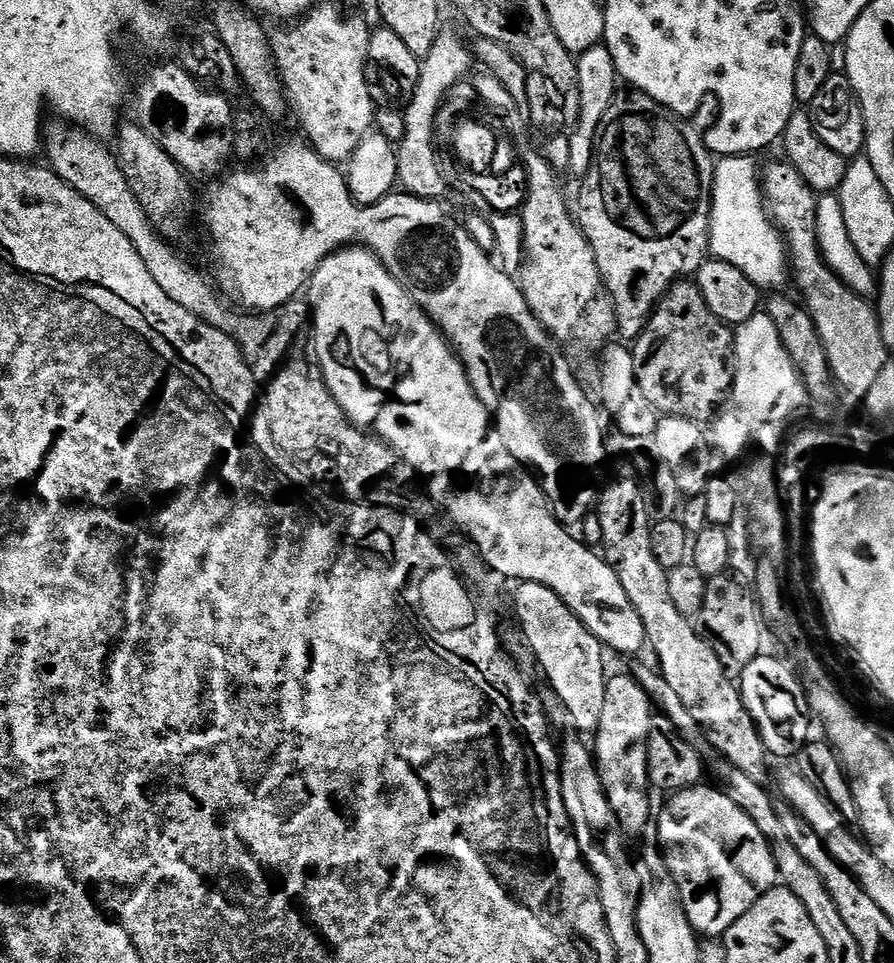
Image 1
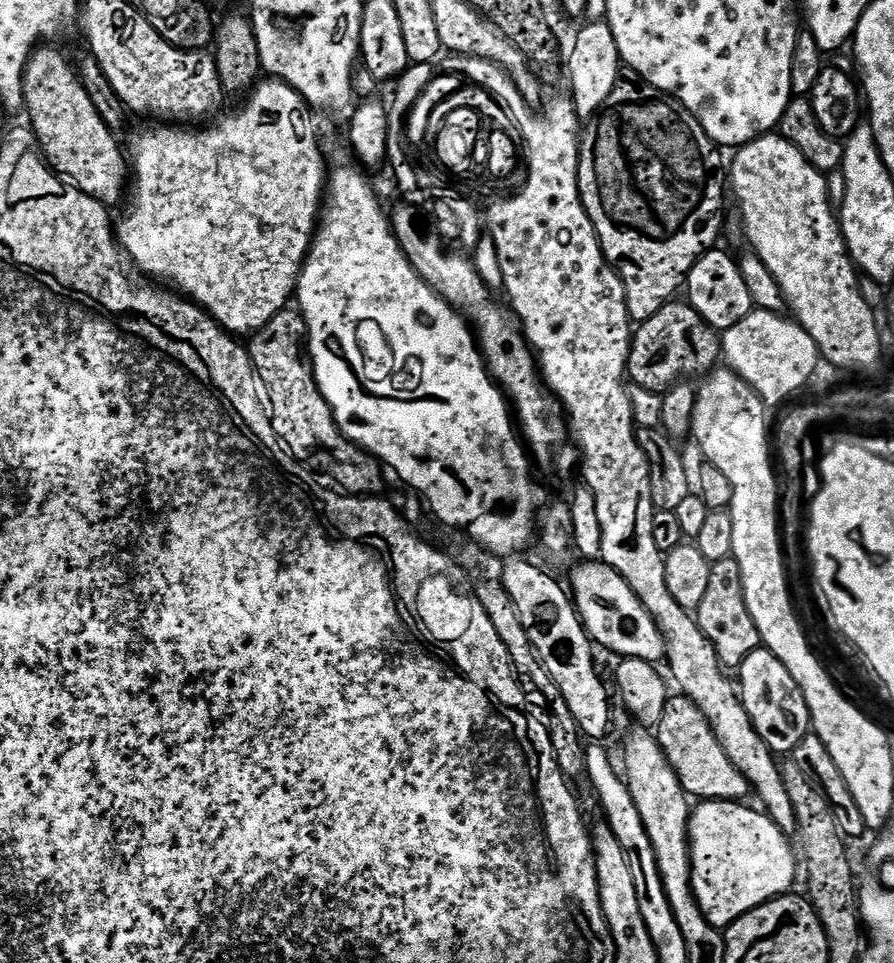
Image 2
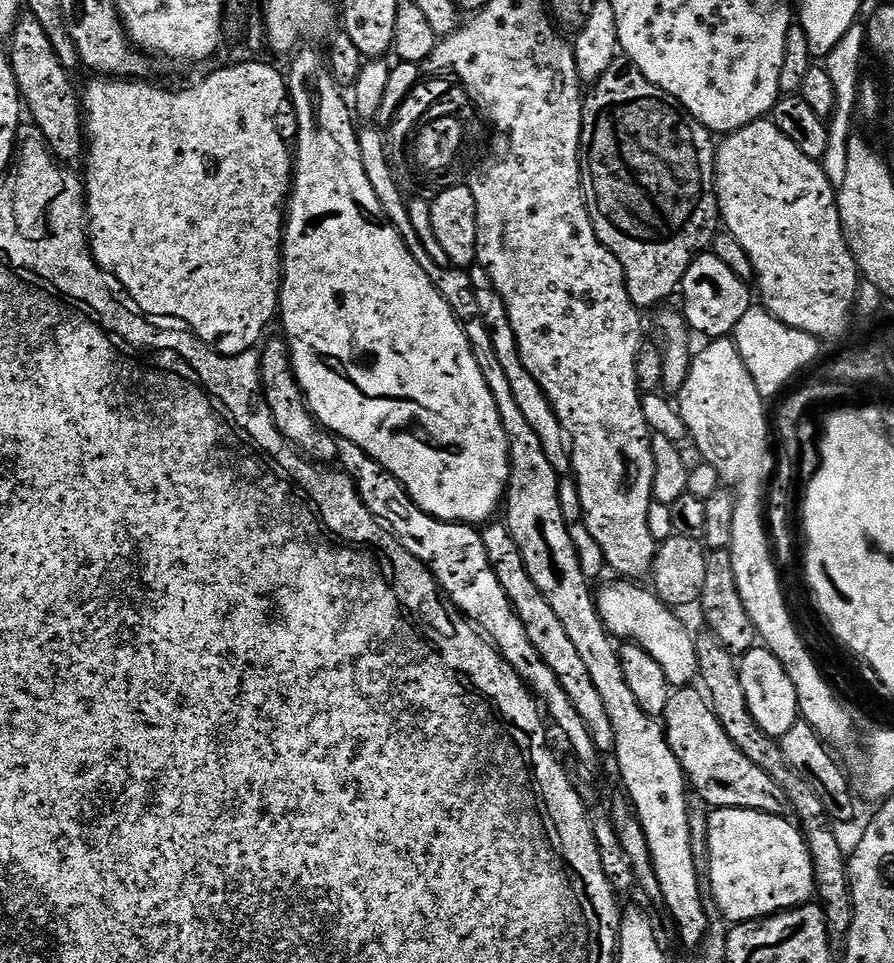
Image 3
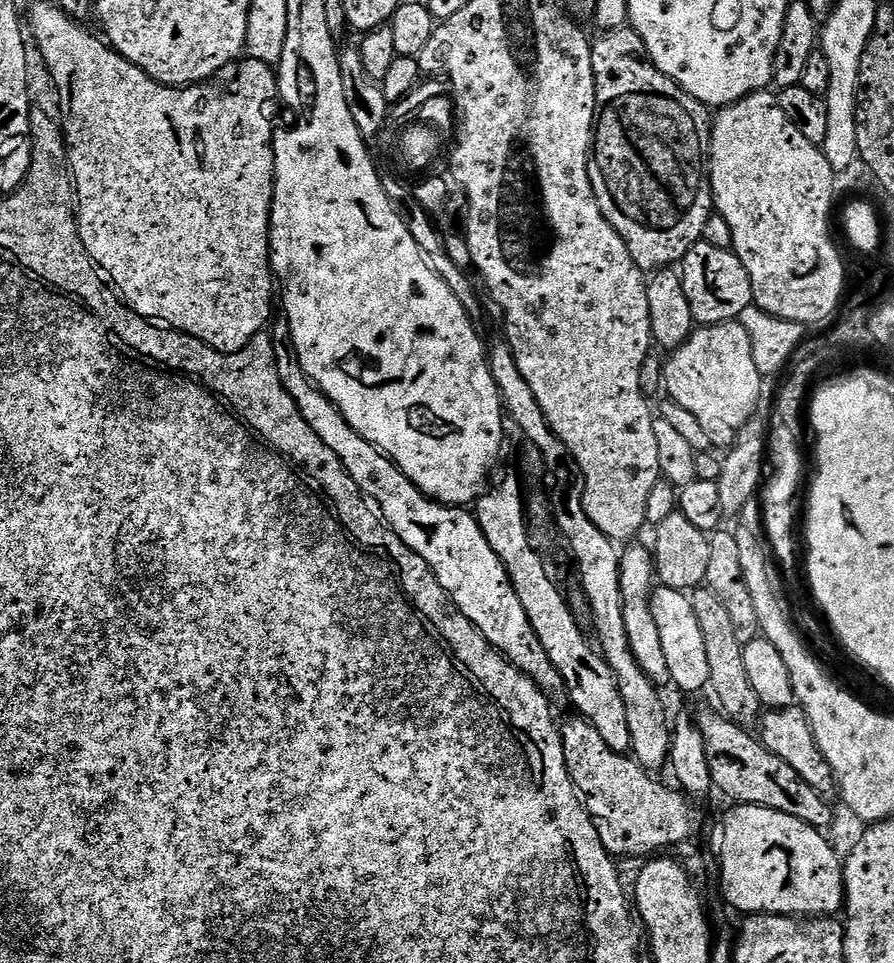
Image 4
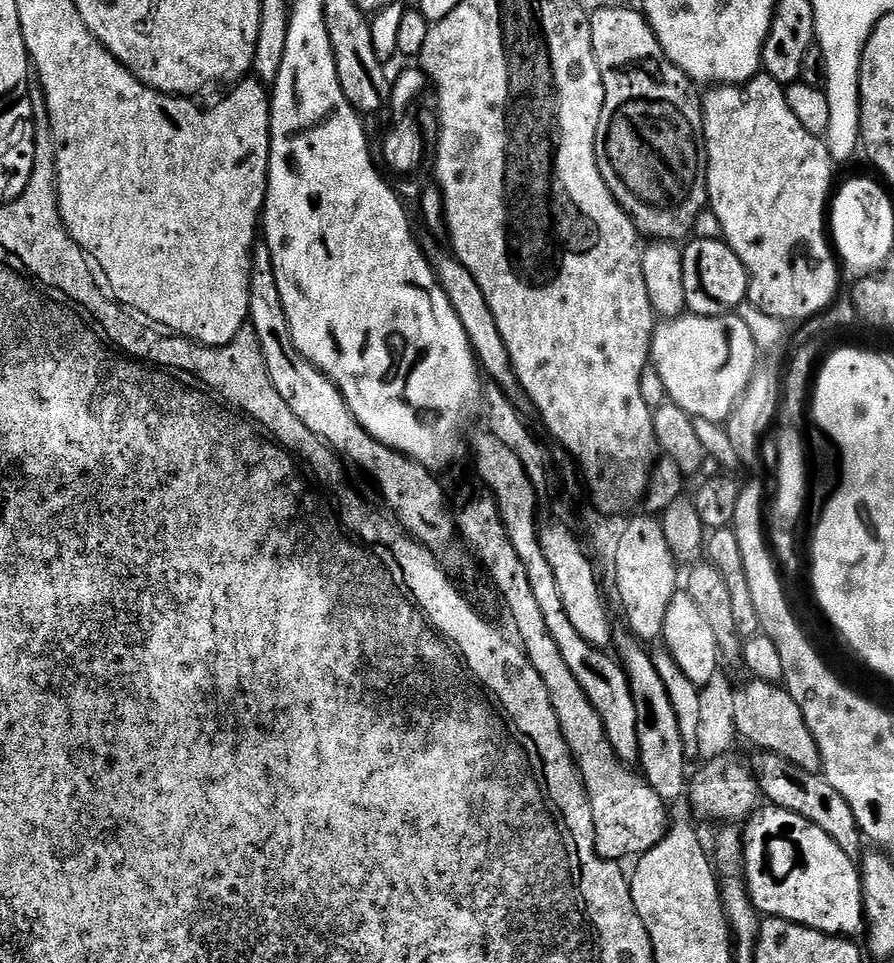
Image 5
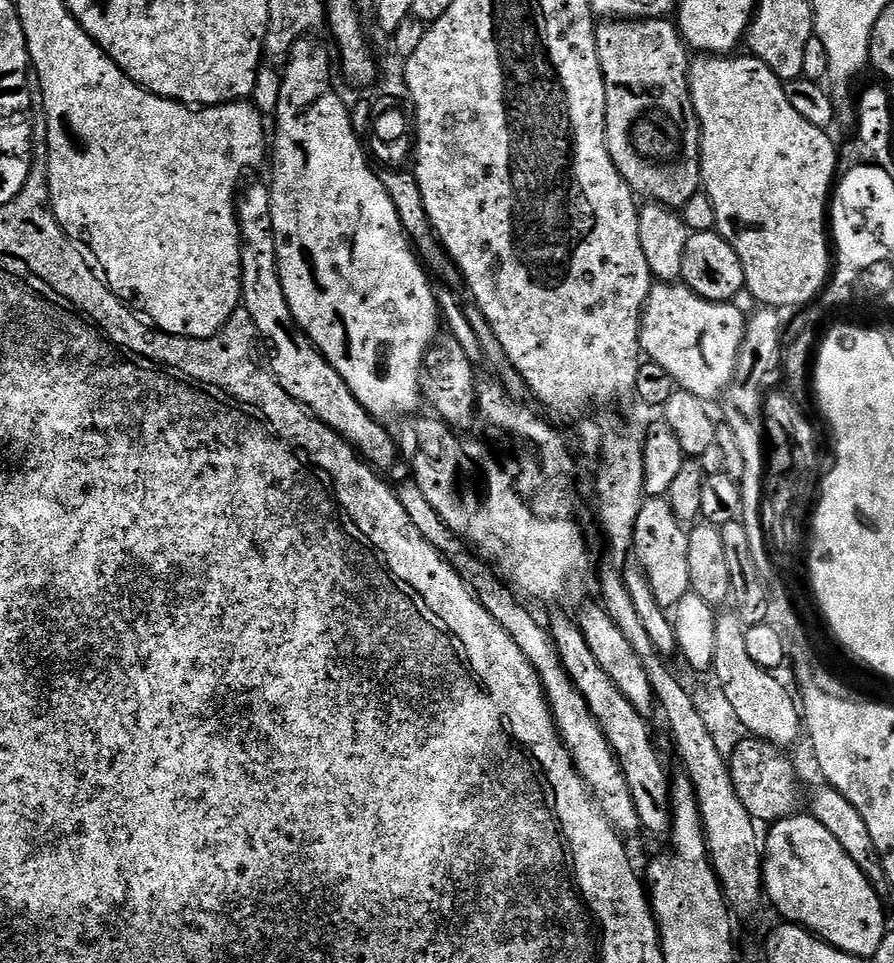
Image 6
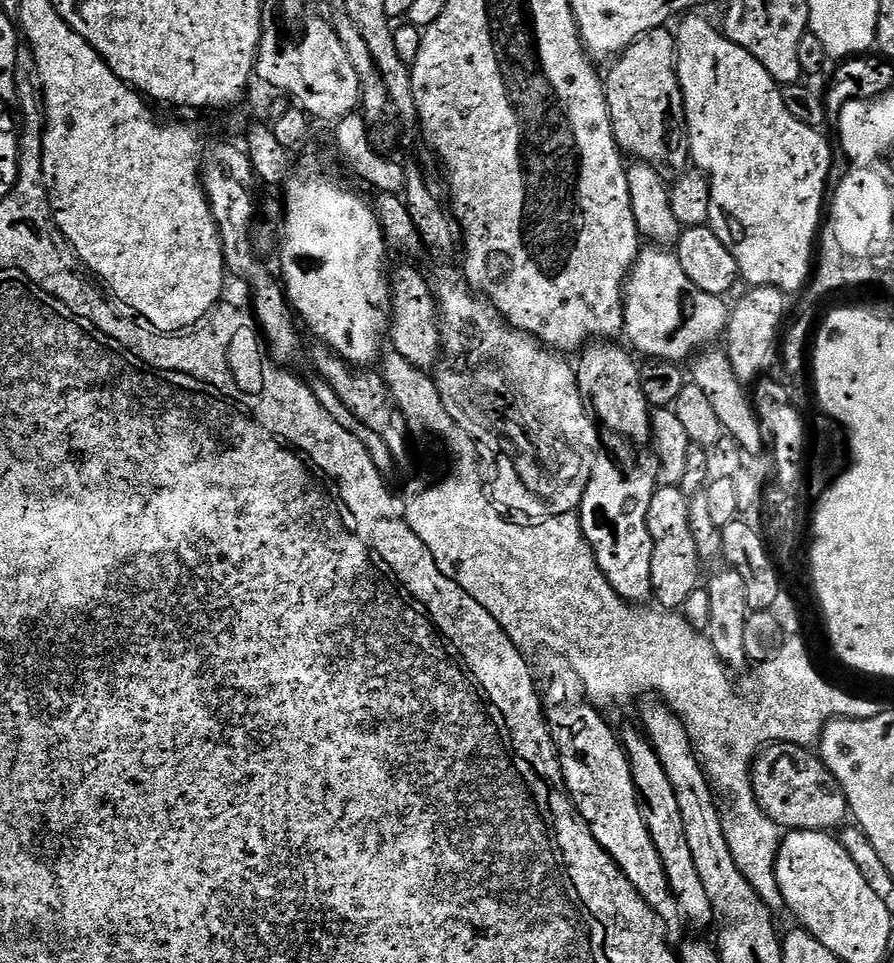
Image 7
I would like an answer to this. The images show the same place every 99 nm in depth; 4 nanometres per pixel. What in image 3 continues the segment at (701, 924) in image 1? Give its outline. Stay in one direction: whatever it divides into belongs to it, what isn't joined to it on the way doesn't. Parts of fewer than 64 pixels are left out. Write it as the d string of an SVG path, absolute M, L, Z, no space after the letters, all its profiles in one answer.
M717 808L706 820L708 826L708 858L706 880L712 883L712 896L725 916L725 921L743 922L773 916L790 908L799 908L817 895L815 867L804 833L784 816L772 816L749 808Z

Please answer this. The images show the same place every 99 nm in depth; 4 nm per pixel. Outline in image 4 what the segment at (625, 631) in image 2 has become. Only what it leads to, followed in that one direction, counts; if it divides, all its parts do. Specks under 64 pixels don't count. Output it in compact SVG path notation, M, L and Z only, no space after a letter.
M657 587L652 593L652 613L658 622L658 634L662 638L662 651L666 654L666 666L670 666L672 684L684 692L700 692L709 687L709 659L702 640L701 627L694 614L689 597L673 588Z

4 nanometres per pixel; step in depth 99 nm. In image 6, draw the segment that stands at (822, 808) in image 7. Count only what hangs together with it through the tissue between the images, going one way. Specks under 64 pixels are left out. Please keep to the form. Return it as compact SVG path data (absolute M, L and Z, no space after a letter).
M744 738L730 755L733 788L742 805L756 822L785 820L797 811L800 804L800 784L796 781L796 768L785 753L765 740Z

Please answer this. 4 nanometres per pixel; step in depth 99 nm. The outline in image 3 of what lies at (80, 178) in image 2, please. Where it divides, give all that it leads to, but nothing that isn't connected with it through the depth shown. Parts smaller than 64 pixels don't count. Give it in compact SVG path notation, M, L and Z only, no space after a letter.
M26 10L21 13L10 39L13 42L9 53L12 69L19 84L21 101L35 122L33 125L59 161L76 161L85 153L86 136L80 96L70 80L69 71L62 65L33 12Z

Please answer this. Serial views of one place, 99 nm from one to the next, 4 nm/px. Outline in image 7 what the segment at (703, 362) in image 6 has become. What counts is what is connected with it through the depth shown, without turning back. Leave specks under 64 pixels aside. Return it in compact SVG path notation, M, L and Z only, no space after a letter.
M645 247L628 273L628 283L624 286L623 335L629 336L631 347L637 353L645 352L645 357L687 361L703 340L725 335L729 313L729 305L721 297L698 290L698 286L686 278L686 270L682 270L675 251L667 247Z

